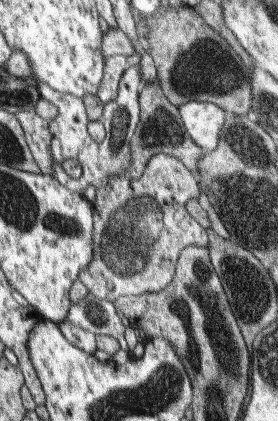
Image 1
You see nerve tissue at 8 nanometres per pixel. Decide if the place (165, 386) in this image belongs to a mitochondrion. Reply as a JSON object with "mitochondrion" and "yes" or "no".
{"mitochondrion":"yes"}

